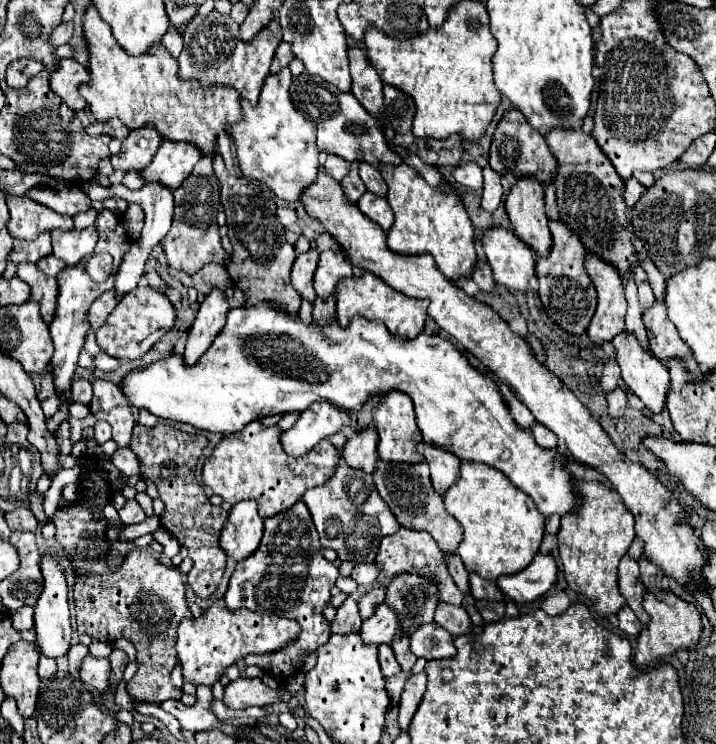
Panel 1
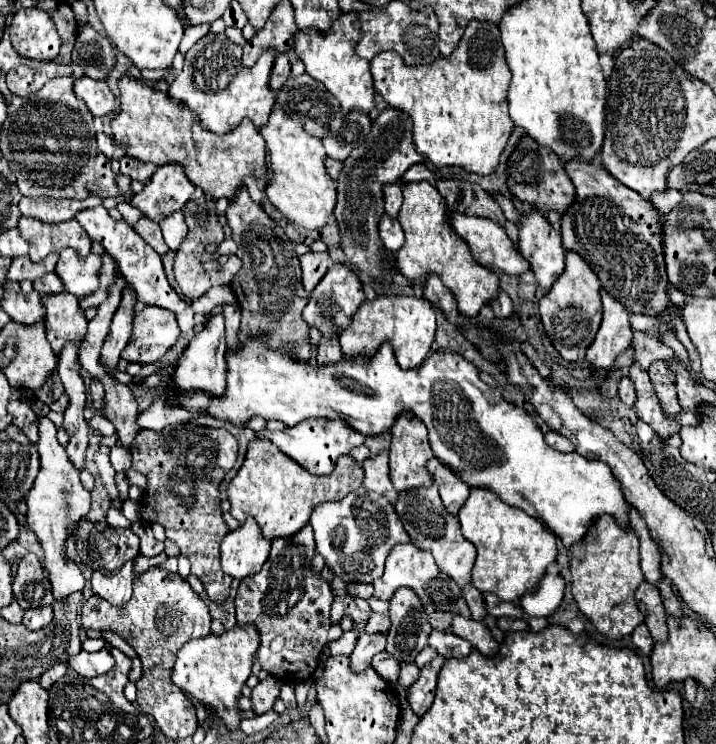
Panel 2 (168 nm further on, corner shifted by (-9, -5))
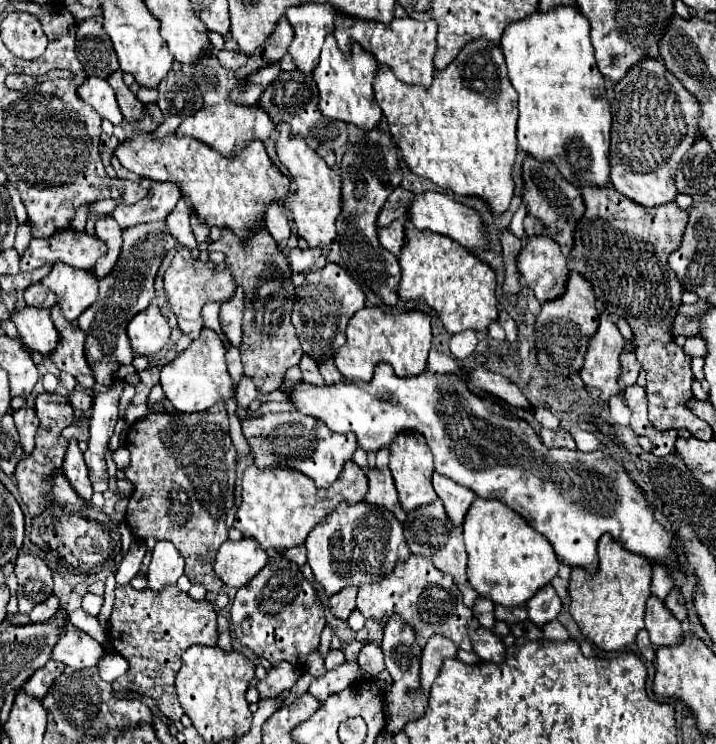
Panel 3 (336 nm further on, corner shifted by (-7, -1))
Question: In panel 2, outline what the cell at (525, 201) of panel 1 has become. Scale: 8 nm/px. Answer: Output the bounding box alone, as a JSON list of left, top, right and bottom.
[520,210,566,292]

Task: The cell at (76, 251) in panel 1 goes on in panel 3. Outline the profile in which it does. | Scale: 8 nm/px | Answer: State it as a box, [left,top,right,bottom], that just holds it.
[42,262,96,320]

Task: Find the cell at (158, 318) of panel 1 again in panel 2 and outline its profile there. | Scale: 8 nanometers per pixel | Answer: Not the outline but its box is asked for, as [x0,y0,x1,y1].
[122,302,180,364]

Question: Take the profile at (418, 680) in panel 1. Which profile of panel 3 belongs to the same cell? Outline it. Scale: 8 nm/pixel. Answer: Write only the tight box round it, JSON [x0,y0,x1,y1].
[420,634,456,694]

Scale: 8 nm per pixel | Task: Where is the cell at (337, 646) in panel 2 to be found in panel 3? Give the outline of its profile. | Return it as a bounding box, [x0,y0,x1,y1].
[324,648,344,670]

